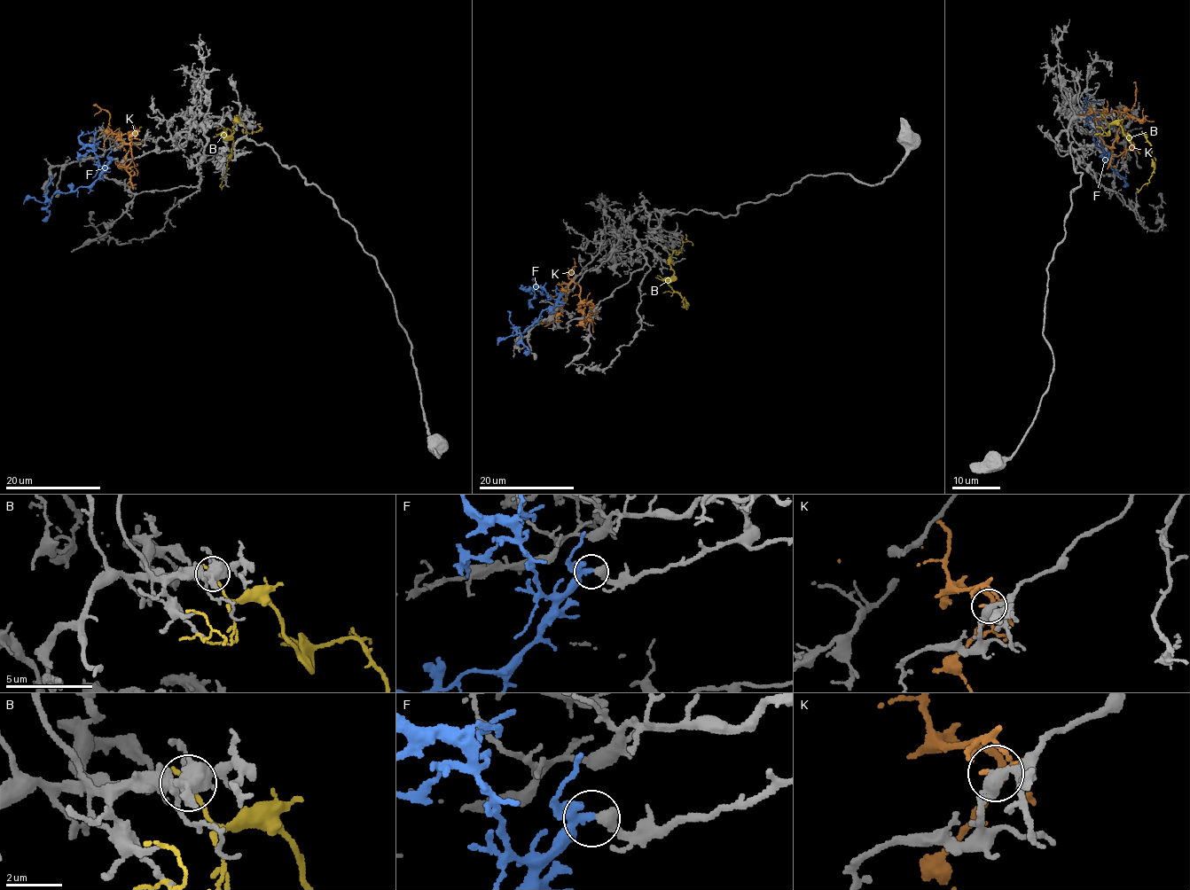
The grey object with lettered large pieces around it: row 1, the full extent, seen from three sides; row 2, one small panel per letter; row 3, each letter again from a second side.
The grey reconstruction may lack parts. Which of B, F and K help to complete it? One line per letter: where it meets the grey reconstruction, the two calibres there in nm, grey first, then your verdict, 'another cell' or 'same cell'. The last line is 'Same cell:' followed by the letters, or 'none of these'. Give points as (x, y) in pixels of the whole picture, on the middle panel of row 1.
B: meets grey at (667, 246); 170 nm thick on the grey side, 200 nm on the other; another cell
F: meets grey at (563, 293); 440 nm thick on the grey side, 240 nm on the other; same cell
K: meets grey at (591, 308); 240 nm thick on the grey side, 120 nm on the other; another cell
Same cell: F

